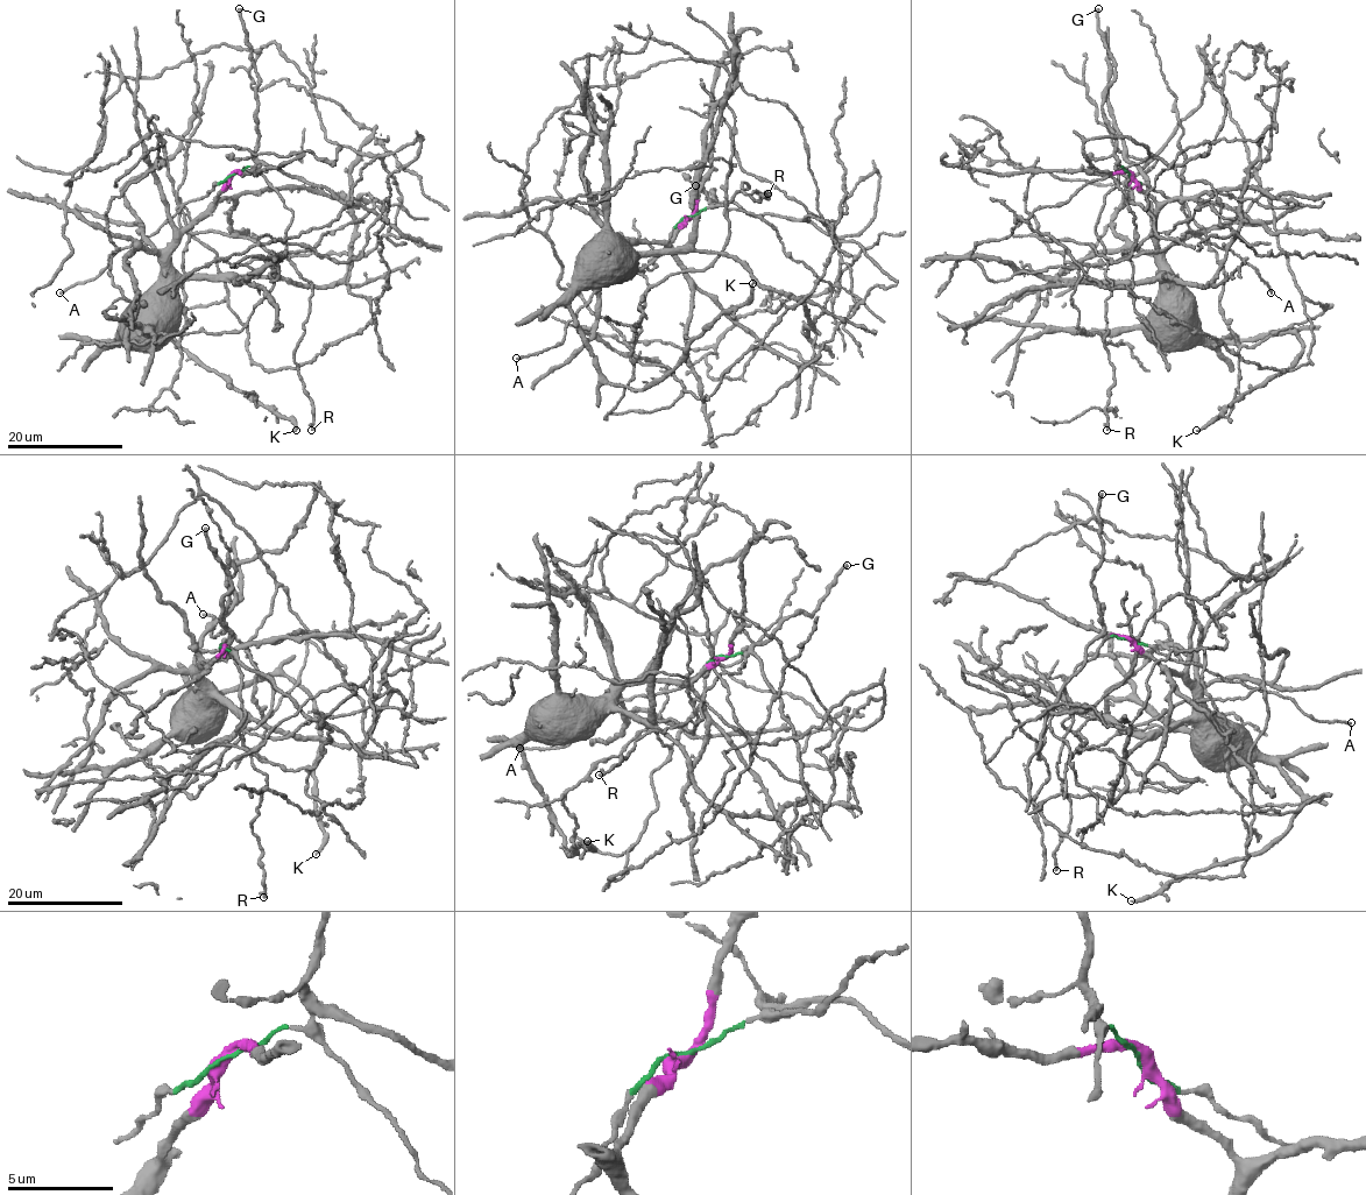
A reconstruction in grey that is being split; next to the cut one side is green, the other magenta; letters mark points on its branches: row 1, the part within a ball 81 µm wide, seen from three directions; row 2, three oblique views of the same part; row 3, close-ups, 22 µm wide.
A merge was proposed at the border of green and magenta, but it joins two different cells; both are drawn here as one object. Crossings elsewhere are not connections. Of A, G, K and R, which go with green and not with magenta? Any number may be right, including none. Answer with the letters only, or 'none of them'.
A, G, R

